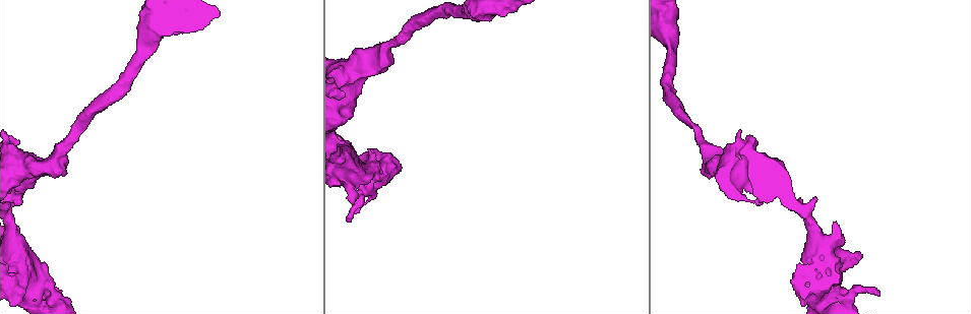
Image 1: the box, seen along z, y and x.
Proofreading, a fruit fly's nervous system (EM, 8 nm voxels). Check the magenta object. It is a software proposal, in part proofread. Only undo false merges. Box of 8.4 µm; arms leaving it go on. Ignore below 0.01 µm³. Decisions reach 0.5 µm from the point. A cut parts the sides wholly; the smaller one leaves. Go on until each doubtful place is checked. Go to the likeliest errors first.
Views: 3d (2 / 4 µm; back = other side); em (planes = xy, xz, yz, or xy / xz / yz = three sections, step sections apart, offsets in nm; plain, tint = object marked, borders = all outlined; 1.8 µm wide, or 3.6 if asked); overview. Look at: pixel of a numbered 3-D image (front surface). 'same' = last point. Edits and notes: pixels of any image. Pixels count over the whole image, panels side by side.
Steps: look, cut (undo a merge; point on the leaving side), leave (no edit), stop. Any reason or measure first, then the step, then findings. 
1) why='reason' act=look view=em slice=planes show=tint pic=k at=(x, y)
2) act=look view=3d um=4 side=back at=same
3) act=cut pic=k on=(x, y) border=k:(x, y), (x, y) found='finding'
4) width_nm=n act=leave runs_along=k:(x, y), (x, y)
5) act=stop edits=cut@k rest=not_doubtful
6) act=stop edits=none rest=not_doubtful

why='calibre changes' act=look view=em um=3.6 slice=planes show=tint pic=1 at=(32, 270)

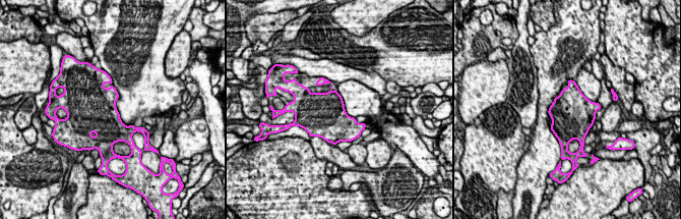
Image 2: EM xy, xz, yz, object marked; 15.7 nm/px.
width_nm=500 act=leave found='one cell here'

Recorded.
why='closes a loop' act=look view=em um=3.6 slice=xy step=4 show=tint pic=1 at=(849, 297)

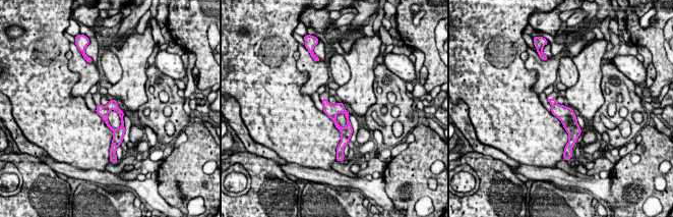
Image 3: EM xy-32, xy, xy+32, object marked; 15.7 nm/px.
act=look view=em um=3.6 slice=planes show=tint at=same

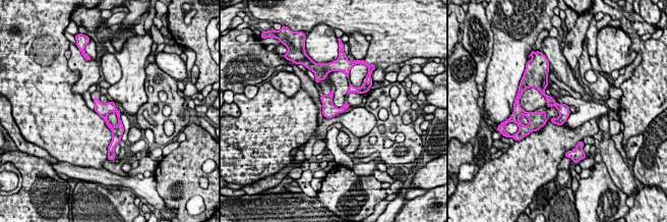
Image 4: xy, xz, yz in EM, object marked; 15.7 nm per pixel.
act=leave runs_along=4:(96, 100), (115, 136) found='continuous, no second cell'

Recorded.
why='calibre changes' act=look view=3d um=4 pic=1 at=(372, 61)

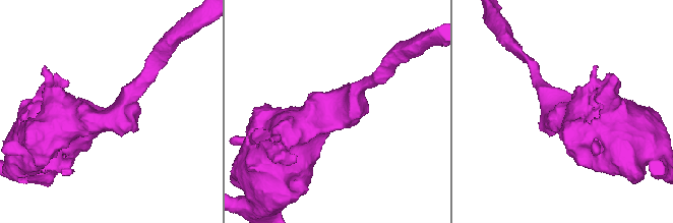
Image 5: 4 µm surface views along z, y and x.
arm_widths_nm=280,600 why='shape alone is not enough' act=look view=em um=3.6 slice=planes show=tint pic=5 at=(108, 120)

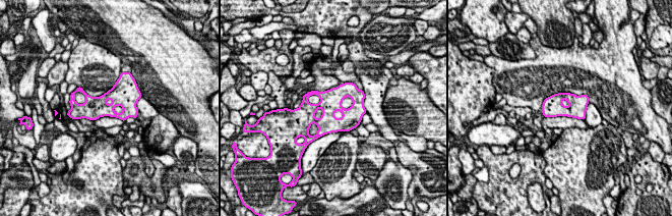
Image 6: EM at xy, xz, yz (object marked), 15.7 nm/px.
act=leave found='all the same cell'

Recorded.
why='calibre changes' act=look view=3d um=4 pic=1 at=(15, 191)

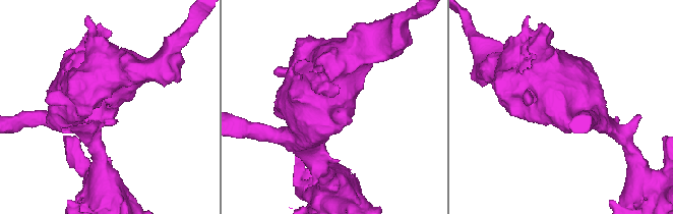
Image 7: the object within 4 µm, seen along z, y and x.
act=look view=em um=3.6 slice=planes show=plain pic=7 at=(106, 103)

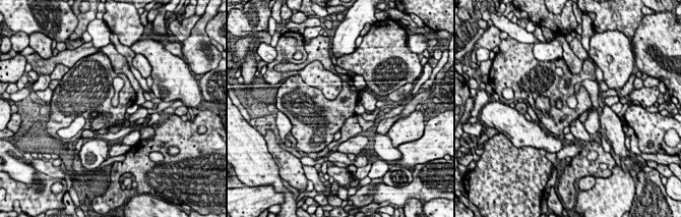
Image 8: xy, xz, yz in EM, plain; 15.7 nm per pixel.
act=look view=em um=3.6 slice=planes show=tint at=same

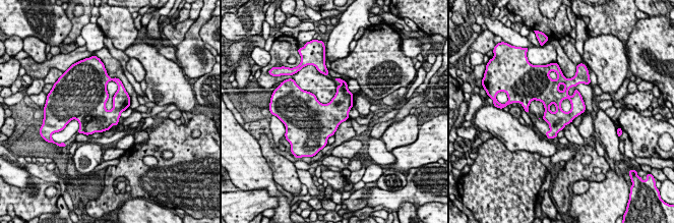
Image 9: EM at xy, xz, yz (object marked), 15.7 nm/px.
act=leave found='all the same cell'

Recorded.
act=stop edits=none rest=not_doubtful

